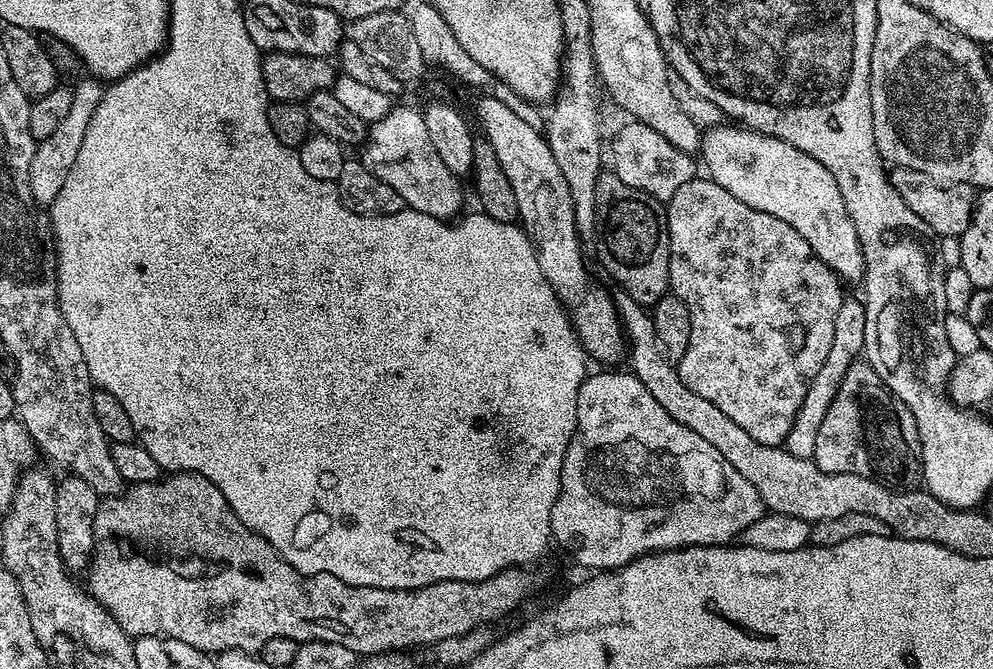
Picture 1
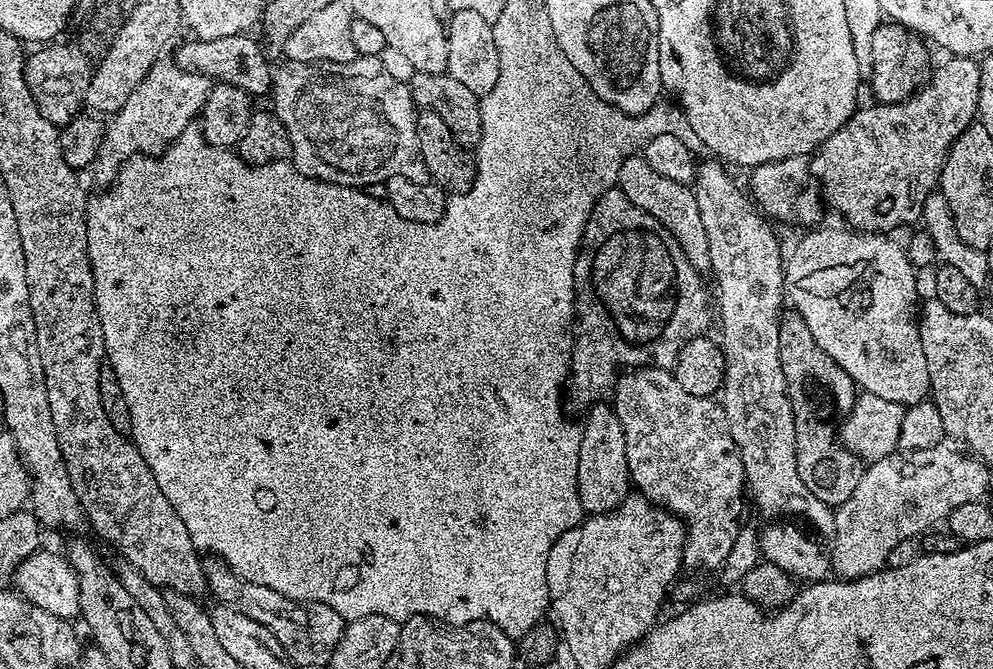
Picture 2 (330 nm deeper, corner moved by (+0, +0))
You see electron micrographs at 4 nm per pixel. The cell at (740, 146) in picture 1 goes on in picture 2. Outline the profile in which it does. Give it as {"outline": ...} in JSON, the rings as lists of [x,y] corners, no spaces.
{"outline":[[[824,227],[805,231],[808,233],[797,242],[792,257],[787,257],[784,287],[791,307],[804,319],[806,326],[810,326],[814,342],[850,374],[857,389],[905,406],[929,399],[932,387],[930,370],[926,370],[926,354],[922,354],[915,294],[916,268],[908,260],[907,251],[901,245],[899,248],[888,234]]]}

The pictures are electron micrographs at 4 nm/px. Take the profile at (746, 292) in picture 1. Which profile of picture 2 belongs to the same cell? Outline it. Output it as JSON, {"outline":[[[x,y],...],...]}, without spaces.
{"outline":[[[643,155],[628,156],[622,162],[622,166],[616,175],[616,184],[650,218],[662,222],[670,234],[682,246],[682,254],[690,261],[690,266],[702,274],[711,273],[712,263],[710,262],[710,242],[706,242],[706,226],[702,226],[702,214],[698,210],[695,191],[689,185],[682,182],[673,182],[670,178],[662,178],[650,167],[650,162],[644,160]]]}

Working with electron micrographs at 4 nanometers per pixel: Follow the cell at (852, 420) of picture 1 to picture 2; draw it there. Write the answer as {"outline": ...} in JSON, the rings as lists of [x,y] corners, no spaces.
{"outline":[[[794,310],[783,313],[778,330],[778,354],[794,414],[798,478],[802,478],[806,490],[810,490],[818,502],[829,506],[846,502],[846,498],[854,494],[866,467],[865,461],[838,442],[836,423],[856,404],[856,384],[850,374],[846,374],[846,370],[842,370],[842,366],[838,366],[838,362],[814,342],[810,326],[806,326],[804,319]]]}

